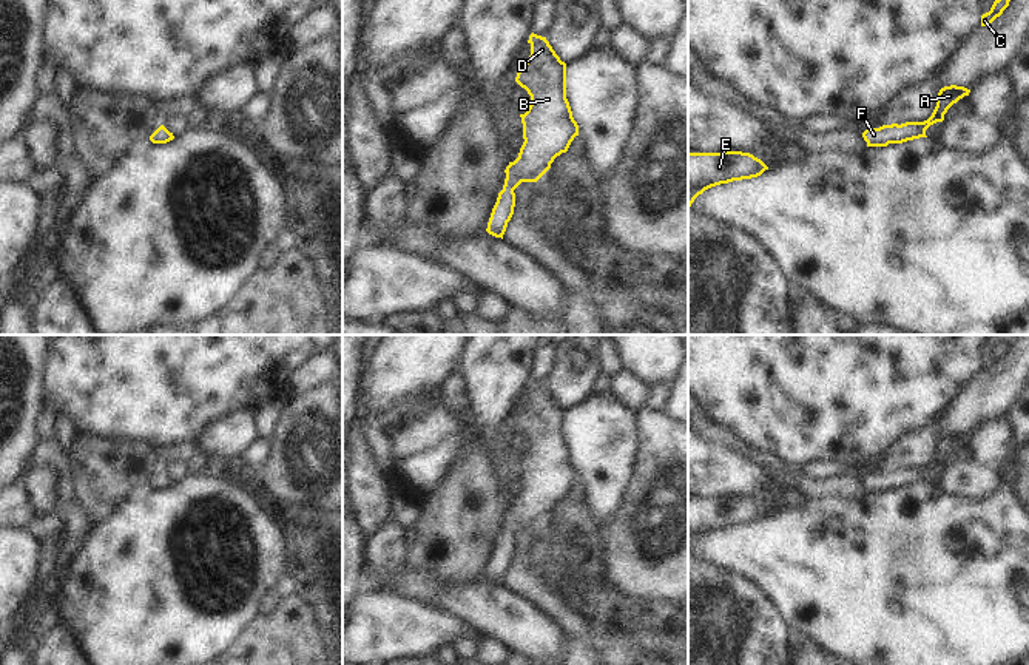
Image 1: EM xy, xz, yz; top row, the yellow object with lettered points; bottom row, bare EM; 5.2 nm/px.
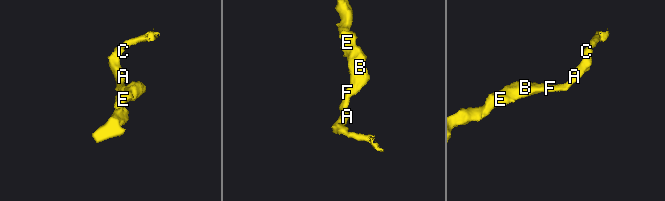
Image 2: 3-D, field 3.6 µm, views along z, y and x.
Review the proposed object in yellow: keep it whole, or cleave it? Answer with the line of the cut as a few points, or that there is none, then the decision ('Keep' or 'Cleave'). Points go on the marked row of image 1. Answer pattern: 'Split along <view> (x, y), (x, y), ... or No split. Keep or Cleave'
No split. Keep.

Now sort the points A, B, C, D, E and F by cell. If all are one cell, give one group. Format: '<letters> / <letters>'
A B C D E F

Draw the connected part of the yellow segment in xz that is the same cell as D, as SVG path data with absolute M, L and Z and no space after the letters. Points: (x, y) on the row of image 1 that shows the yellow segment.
M532 32L528 43L531 56L515 77L531 96L528 111L520 114L525 142L518 157L504 170L504 185L486 228L489 235L501 239L514 214L514 190L521 182L537 182L579 136L579 125L566 99L566 63L560 60L546 37Z

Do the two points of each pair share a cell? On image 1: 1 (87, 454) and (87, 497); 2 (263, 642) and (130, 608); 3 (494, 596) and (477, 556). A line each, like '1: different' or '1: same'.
1: same
2: different
3: different

